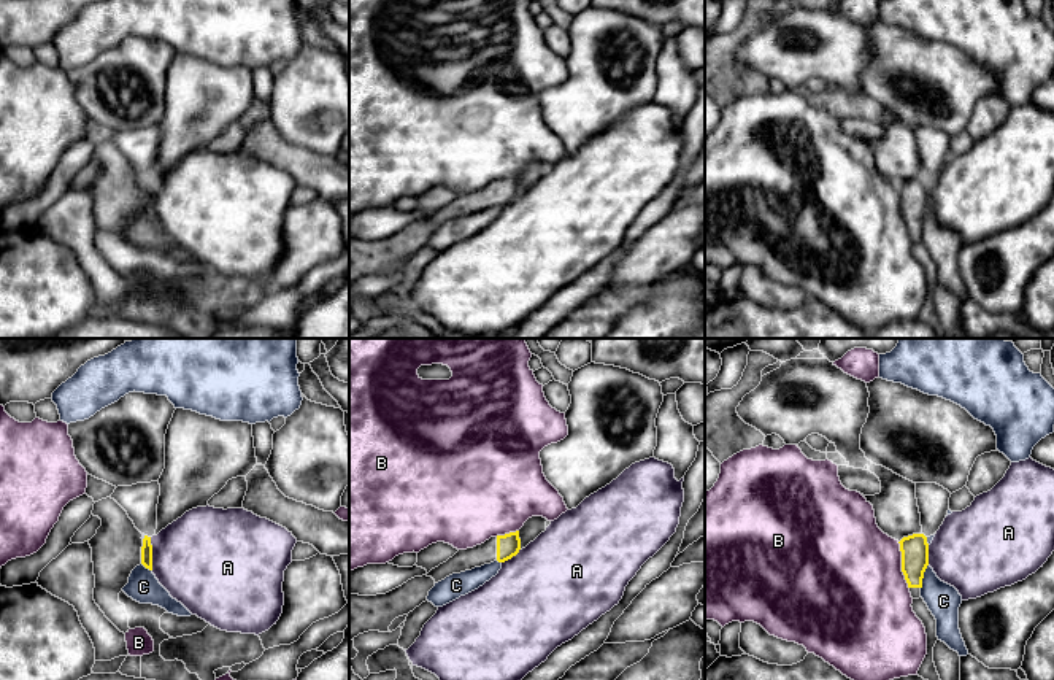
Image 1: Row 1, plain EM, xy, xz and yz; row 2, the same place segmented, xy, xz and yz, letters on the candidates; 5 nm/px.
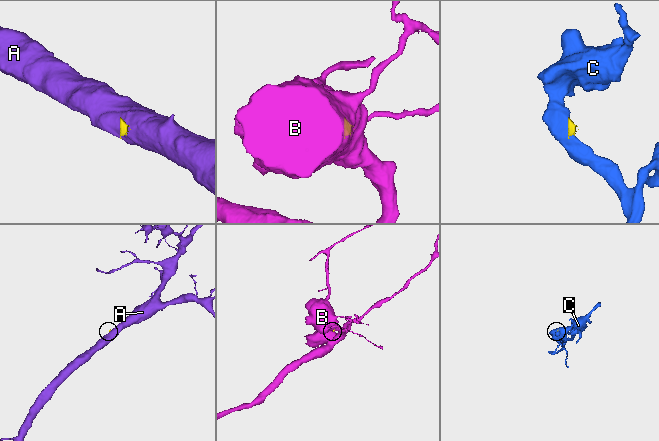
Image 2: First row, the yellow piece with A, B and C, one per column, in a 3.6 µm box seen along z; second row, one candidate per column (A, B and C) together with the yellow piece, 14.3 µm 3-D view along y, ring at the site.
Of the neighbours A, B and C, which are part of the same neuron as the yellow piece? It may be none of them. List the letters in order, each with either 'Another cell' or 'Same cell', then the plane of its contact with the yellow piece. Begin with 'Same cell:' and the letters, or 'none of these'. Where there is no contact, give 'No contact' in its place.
Same cell: none of these
A: Another cell. Touches yellow in xy
B: Another cell. Touches yellow in yz
C: Another cell. Touches yellow in yz

